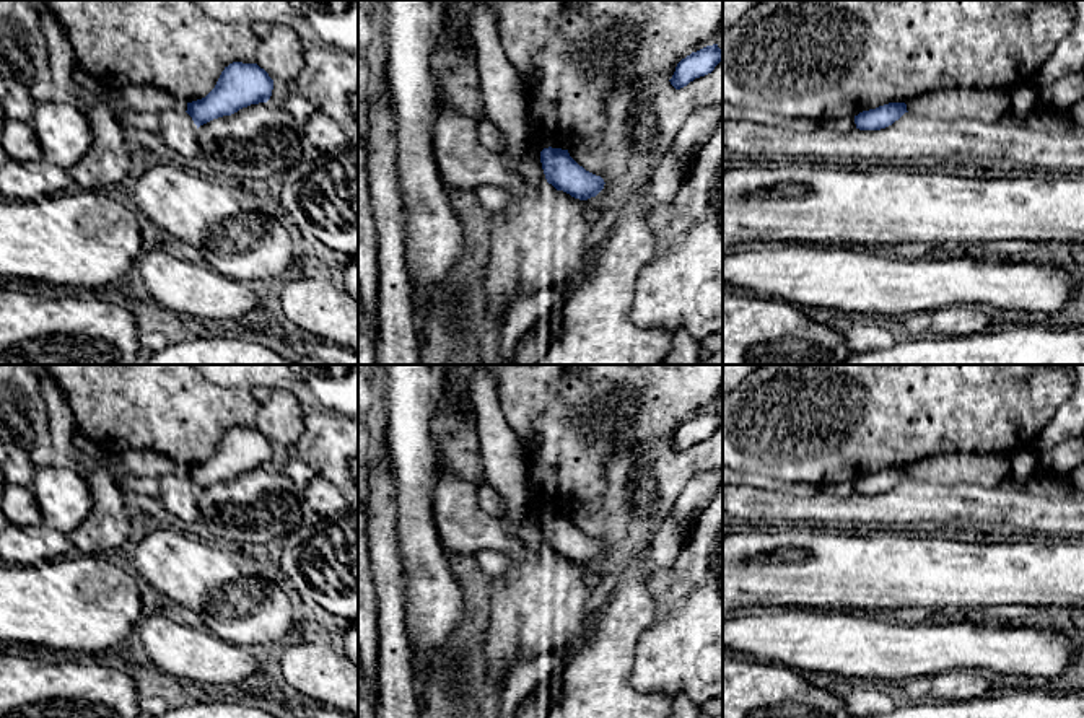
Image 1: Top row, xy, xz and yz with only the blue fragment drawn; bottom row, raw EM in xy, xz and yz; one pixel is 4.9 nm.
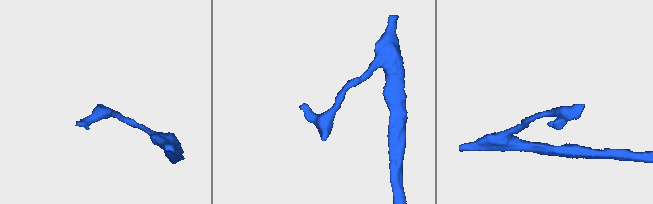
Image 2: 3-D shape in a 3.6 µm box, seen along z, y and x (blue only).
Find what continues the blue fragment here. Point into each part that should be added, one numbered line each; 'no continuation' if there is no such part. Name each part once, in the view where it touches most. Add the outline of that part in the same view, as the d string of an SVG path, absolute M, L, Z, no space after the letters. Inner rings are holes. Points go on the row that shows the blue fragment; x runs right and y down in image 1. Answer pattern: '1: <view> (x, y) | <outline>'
no continuation

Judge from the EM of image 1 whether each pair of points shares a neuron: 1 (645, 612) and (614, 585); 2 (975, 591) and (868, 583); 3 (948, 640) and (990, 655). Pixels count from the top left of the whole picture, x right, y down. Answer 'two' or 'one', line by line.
1: one
2: one
3: one

